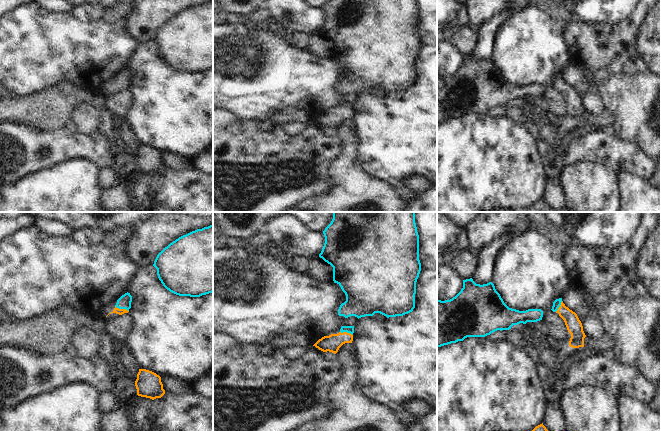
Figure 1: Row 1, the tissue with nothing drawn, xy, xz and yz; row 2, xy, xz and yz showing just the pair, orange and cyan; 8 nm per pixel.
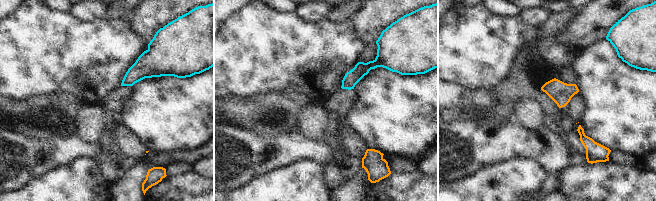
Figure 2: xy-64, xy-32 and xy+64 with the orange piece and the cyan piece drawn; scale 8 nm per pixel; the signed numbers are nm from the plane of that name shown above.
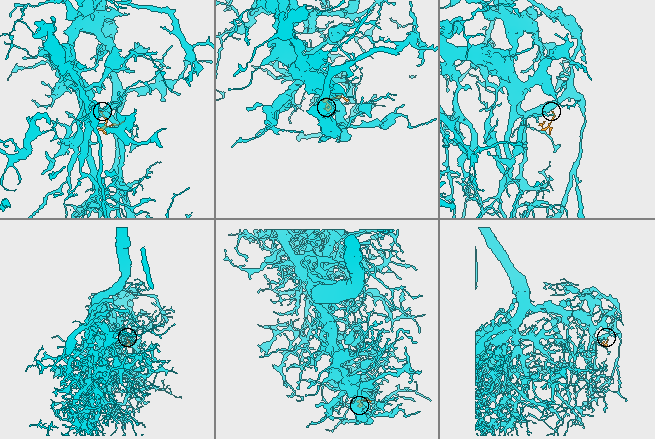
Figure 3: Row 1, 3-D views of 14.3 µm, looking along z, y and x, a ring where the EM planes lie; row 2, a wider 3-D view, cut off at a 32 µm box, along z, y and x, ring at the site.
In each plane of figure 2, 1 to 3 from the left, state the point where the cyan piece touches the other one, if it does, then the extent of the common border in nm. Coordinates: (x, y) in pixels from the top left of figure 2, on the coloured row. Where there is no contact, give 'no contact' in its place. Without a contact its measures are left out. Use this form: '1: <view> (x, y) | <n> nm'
1: no contact
2: no contact
3: no contact

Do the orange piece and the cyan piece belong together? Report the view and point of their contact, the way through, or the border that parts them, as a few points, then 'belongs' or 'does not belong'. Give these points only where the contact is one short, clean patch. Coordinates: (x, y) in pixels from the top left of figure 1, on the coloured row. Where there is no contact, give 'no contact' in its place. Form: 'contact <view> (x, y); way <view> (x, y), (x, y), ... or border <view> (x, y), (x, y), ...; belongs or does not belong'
contact xy (122, 309); way xy (116, 310), (122, 309), (124, 302); belongs

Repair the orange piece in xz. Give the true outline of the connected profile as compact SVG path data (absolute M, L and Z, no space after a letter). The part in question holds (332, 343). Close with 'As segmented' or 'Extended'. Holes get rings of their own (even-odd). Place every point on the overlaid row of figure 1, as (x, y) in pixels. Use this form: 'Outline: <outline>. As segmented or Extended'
Outline: M342 326L338 334L331 334L319 339L313 346L323 352L336 354L339 348L345 343L352 343L354 326Z. Extended.

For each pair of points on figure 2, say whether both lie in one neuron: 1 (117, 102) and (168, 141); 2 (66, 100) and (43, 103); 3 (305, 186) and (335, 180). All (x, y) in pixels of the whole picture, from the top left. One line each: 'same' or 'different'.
1: different
2: same
3: different

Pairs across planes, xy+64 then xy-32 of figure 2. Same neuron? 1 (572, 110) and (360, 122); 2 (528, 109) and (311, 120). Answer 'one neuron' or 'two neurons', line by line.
1: two neurons
2: one neuron

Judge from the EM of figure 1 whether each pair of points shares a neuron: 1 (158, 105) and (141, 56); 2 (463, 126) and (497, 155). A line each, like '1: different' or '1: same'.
1: same
2: same

